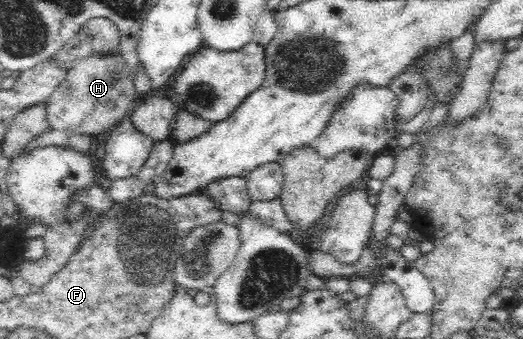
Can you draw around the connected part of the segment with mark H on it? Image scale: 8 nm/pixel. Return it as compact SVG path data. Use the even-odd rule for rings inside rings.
M122 54L106 57L89 57L79 61L74 68L67 72L65 79L59 84L59 87L49 96L47 100L48 125L51 129L60 131L72 130L73 132L95 137L108 130L111 126L119 123L132 112L132 109L139 101L135 94L134 74L126 67Z

